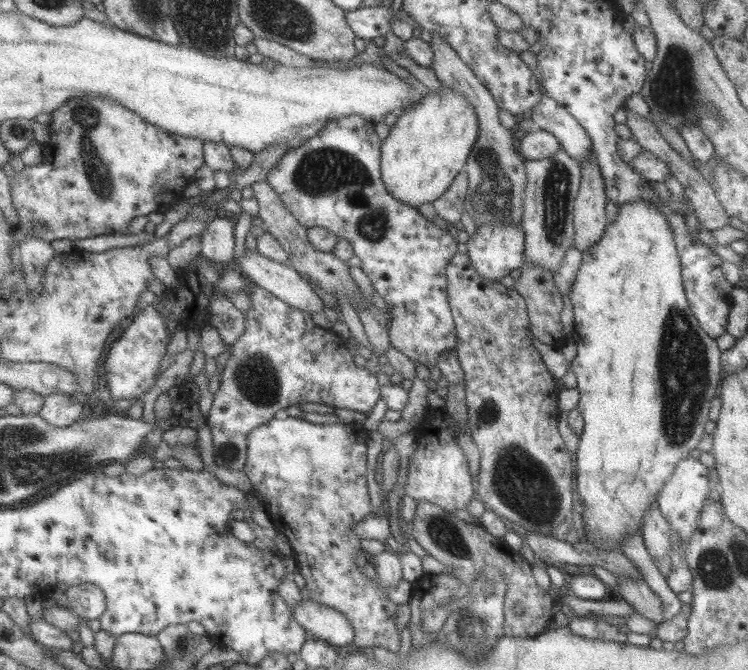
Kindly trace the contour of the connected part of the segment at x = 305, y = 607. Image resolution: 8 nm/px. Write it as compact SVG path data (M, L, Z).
M303 599L303 602L293 608L294 616L304 626L311 637L326 641L337 647L354 643L356 638L353 622L339 610L319 604L313 599Z

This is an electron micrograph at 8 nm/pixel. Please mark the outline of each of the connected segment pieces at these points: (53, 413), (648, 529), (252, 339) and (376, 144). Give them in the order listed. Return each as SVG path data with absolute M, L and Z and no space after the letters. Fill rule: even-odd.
M65 393L49 395L40 415L56 427L68 427L81 420L88 413L86 402L77 402Z
M651 501L649 509L641 519L641 536L649 557L660 560L670 551L671 541L669 523L661 515L657 501Z
M249 283L247 291L251 296L252 310L249 310L245 314L246 328L244 329L244 332L234 344L230 346L231 355L222 372L221 384L208 414L209 427L213 434L214 459L216 460L217 466L223 469L227 468L230 471L244 470L245 465L248 464L249 435L251 435L253 429L272 421L275 418L275 414L277 414L279 410L283 410L283 408L286 409L289 408L289 406L296 406L301 404L301 402L317 402L319 404L354 410L368 415L370 412L373 412L375 406L382 401L382 386L379 384L377 374L372 374L366 367L359 368L359 366L355 364L355 358L353 358L353 354L351 354L351 350L348 348L347 340L341 337L341 335L331 331L331 329L321 328L321 326L318 326L313 322L313 316L311 316L309 312L301 311L296 307L290 306L277 295L265 290L265 287Z
M353 114L332 120L327 123L327 126L325 126L323 130L311 137L303 146L288 150L276 168L270 172L267 180L271 186L273 186L273 189L281 196L283 203L289 208L289 211L295 215L295 218L299 220L302 226L305 226L308 230L314 227L324 227L327 230L331 230L334 234L337 234L340 239L347 240L353 244L356 255L362 260L361 269L370 278L373 287L383 296L386 304L389 306L389 316L391 316L392 320L389 330L393 346L405 353L413 361L416 360L427 367L431 367L435 366L435 364L439 364L439 357L443 356L443 353L457 350L457 343L459 343L457 325L452 307L450 306L448 294L448 268L453 257L459 252L459 240L457 240L455 236L451 236L449 232L441 230L435 222L427 220L415 206L408 206L400 202L400 200L388 190L384 182L384 174L382 174L383 142L384 140L379 138L379 134L377 134L377 130L375 130L375 123L365 119L365 117L361 115Z

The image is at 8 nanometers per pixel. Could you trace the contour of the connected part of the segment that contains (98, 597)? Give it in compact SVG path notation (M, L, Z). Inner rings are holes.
M83 582L68 586L65 595L71 608L87 620L100 619L108 607L105 591L97 584Z

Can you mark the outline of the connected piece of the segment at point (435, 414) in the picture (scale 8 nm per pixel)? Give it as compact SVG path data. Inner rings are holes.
M447 408L430 410L427 417L429 434L435 434L441 442L441 448L419 448L410 460L409 480L405 486L406 494L418 501L429 501L455 512L457 509L467 509L469 503L477 498L477 491L473 486L473 476L469 470L469 460L459 444L461 433L469 434L467 426L459 425Z

